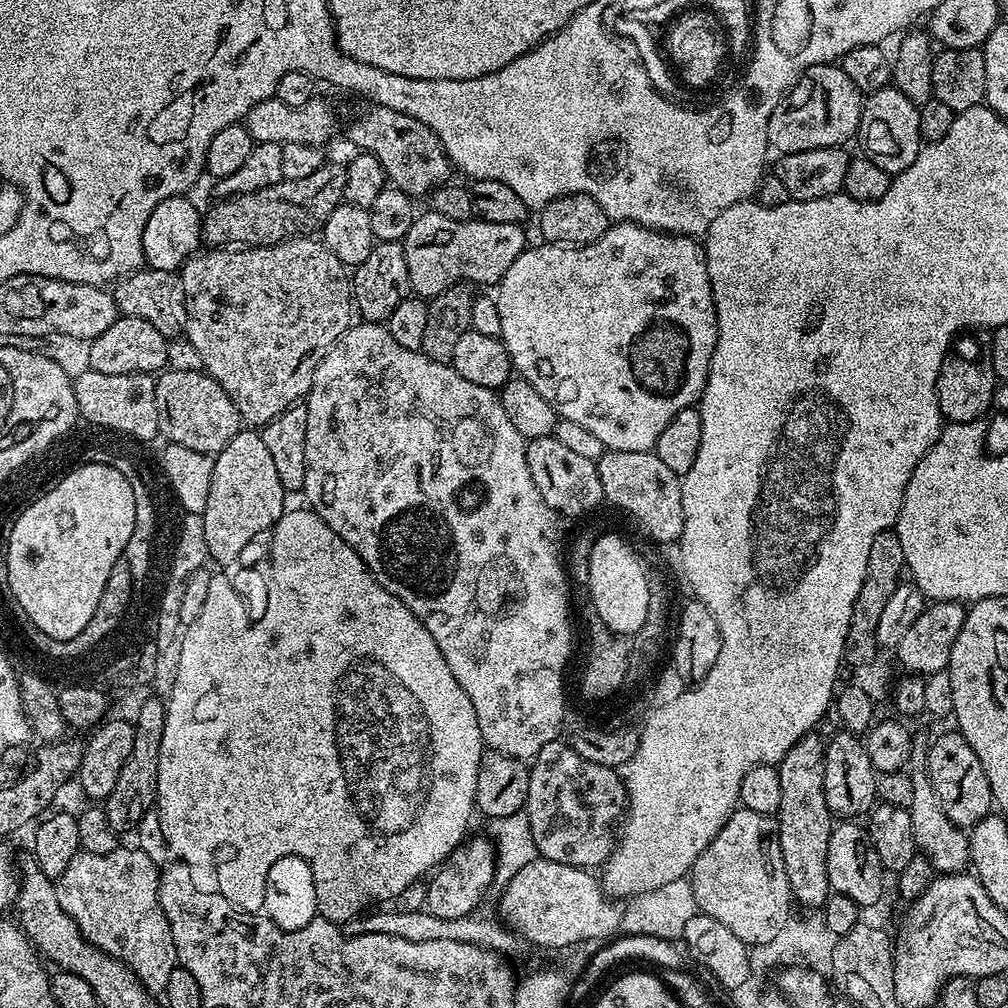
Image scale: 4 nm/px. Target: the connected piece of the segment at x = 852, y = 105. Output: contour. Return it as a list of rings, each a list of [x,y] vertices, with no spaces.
[[[815,64],[804,71],[778,106],[774,106],[768,123],[769,145],[780,154],[847,145],[847,140],[859,133],[863,109],[864,100],[858,86],[846,78],[839,66]]]

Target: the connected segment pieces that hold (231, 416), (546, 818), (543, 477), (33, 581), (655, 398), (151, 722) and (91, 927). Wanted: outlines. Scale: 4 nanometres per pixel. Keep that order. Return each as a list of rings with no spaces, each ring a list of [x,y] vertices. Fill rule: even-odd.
[[[168,368],[161,371],[156,376],[155,395],[159,397],[166,439],[172,444],[186,446],[186,450],[215,454],[242,431],[242,421],[220,389],[220,384],[203,370],[195,372]]]
[[[557,738],[546,742],[530,762],[530,790],[524,803],[524,815],[530,822],[537,853],[543,859],[572,864],[587,869],[588,864],[601,865],[606,854],[594,844],[580,844],[599,818],[608,824],[626,808],[624,783],[617,769],[587,761]],[[620,812],[620,813],[619,813]]]
[[[555,435],[527,441],[526,462],[530,466],[530,478],[534,478],[534,486],[538,486],[538,494],[542,494],[546,506],[560,513],[561,517],[580,516],[602,504],[604,491],[596,461],[574,454],[567,446],[562,446]]]
[[[107,464],[104,468],[83,468],[83,470],[74,470],[67,473],[63,479],[63,483],[57,483],[52,486],[47,493],[40,495],[36,501],[29,503],[23,509],[15,520],[11,532],[8,533],[7,540],[7,579],[6,584],[12,587],[10,592],[11,599],[19,605],[19,611],[23,613],[28,624],[40,625],[46,630],[46,634],[53,637],[64,638],[72,634],[74,630],[78,630],[90,622],[90,618],[94,618],[94,610],[98,606],[98,598],[102,598],[102,592],[106,590],[107,579],[110,578],[114,564],[121,560],[124,554],[124,547],[130,542],[130,536],[134,532],[135,526],[135,500],[134,490],[131,484],[122,473],[112,464]]]
[[[616,222],[589,244],[565,246],[540,242],[537,248],[525,248],[514,266],[506,270],[495,289],[494,299],[498,306],[498,318],[502,318],[499,337],[510,354],[513,369],[518,373],[519,379],[530,382],[530,386],[534,386],[534,390],[538,390],[538,394],[542,394],[542,398],[546,398],[546,402],[554,406],[559,419],[578,422],[578,426],[591,430],[607,451],[646,452],[655,449],[658,434],[666,430],[670,418],[674,418],[678,410],[693,407],[704,394],[708,367],[716,345],[716,307],[712,297],[712,280],[708,276],[708,260],[704,257],[704,245],[699,239],[644,228],[641,224]]]
[[[145,699],[144,705],[134,716],[134,750],[130,750],[130,758],[126,758],[126,766],[122,766],[122,774],[118,774],[118,782],[114,790],[104,801],[102,807],[110,826],[118,834],[131,833],[142,822],[142,818],[153,811],[156,803],[156,783],[158,782],[158,750],[162,742],[162,730],[166,726],[166,704],[163,699]]]
[[[118,846],[110,854],[77,852],[59,878],[58,895],[84,939],[127,964],[149,992],[163,993],[170,970],[178,966],[178,953],[160,905],[158,865],[139,846]]]

